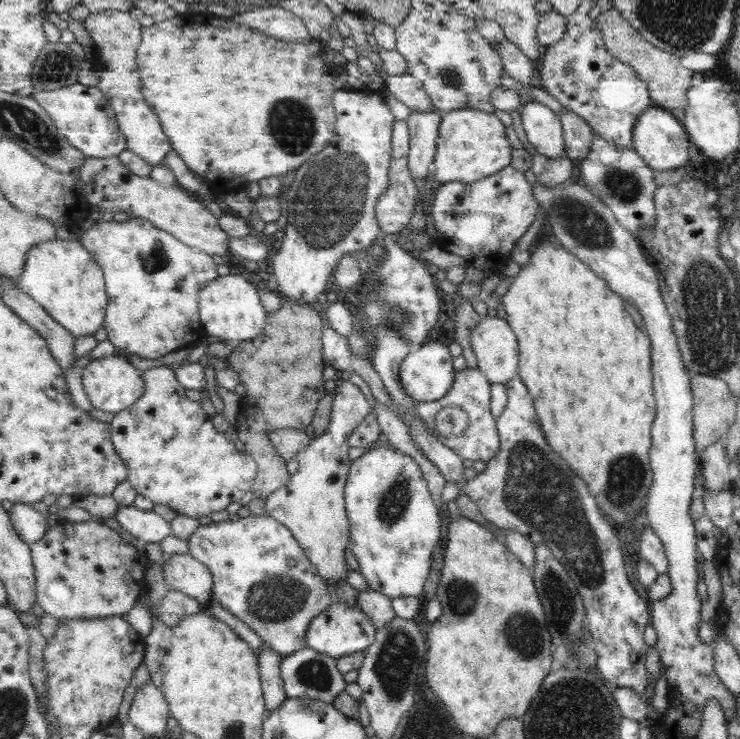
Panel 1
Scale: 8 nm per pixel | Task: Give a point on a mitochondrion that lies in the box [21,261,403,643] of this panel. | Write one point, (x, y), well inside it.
(276, 599)

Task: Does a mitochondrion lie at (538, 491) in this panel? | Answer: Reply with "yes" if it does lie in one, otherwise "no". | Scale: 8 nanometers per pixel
yes

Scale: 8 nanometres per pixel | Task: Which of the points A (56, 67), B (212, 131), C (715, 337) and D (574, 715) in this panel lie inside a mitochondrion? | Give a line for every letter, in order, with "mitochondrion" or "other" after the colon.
A: mitochondrion
B: other
C: mitochondrion
D: mitochondrion

